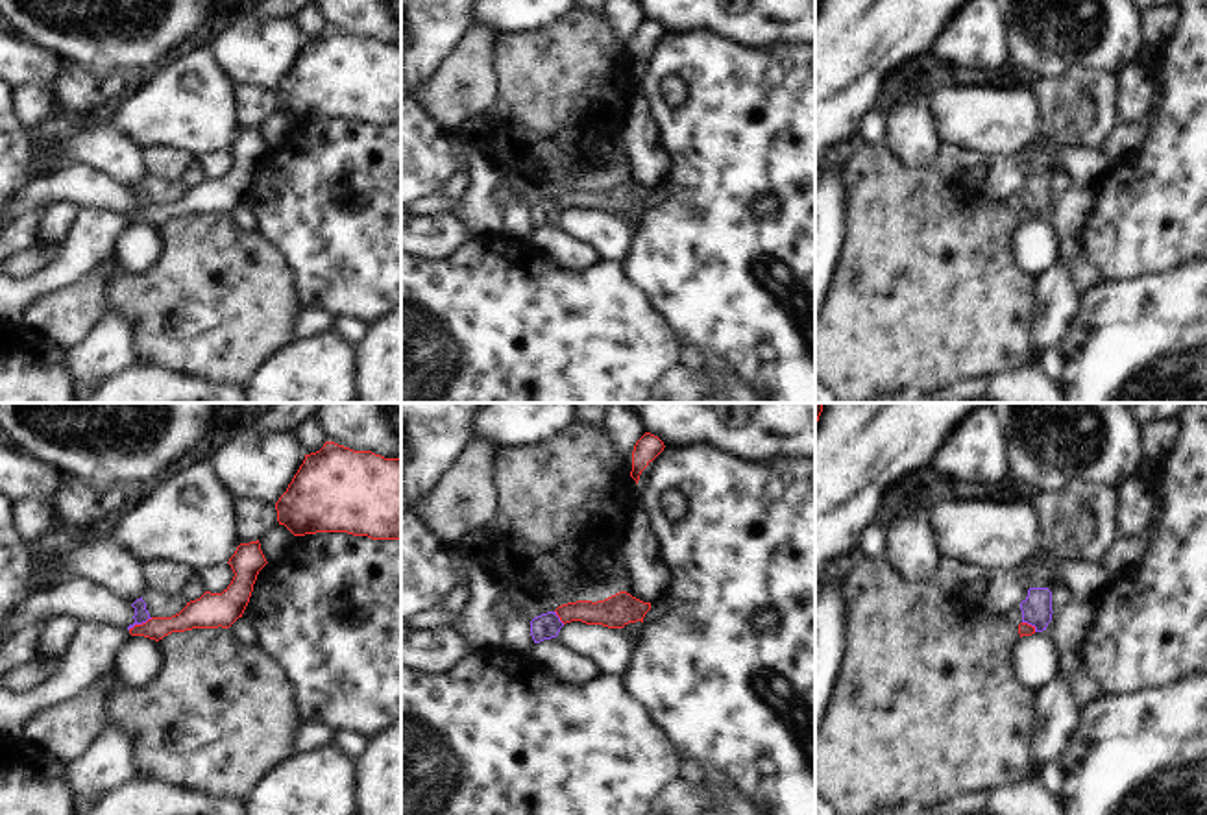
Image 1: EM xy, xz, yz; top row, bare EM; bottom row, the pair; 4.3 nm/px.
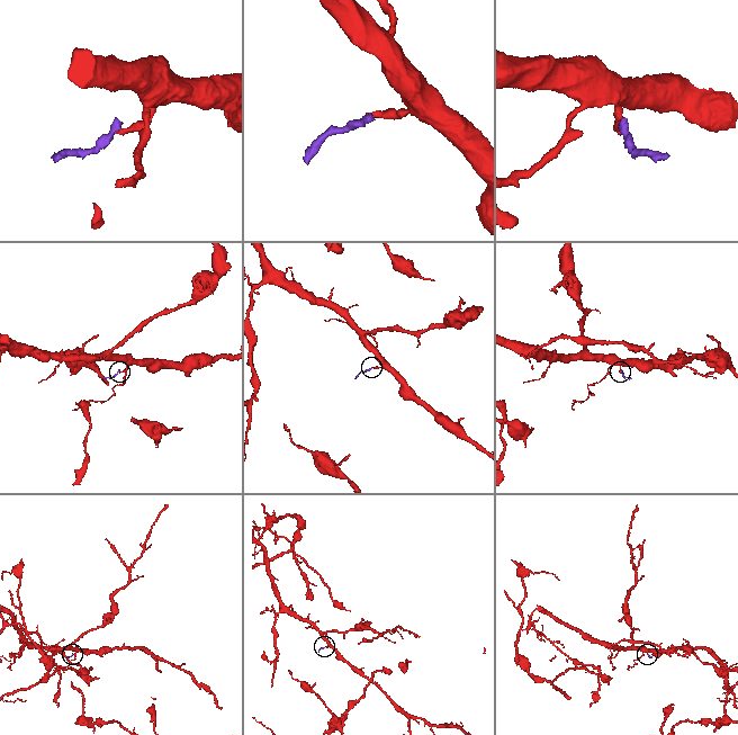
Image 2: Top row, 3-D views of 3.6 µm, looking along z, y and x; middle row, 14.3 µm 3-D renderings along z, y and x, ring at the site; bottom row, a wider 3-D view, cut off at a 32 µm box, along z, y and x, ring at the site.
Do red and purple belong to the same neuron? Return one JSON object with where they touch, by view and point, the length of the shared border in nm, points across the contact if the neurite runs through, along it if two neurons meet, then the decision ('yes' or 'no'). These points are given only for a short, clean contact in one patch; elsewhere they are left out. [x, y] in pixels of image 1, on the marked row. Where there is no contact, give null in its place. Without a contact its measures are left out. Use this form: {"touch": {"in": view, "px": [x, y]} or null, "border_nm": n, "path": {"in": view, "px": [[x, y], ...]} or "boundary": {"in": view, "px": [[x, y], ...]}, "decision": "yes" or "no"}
{"touch": {"in": "xy", "px": [139, 625]}, "border_nm": 120, "boundary": {"in": "xy", "px": [[152, 618], [128, 629]]}, "decision": "no"}

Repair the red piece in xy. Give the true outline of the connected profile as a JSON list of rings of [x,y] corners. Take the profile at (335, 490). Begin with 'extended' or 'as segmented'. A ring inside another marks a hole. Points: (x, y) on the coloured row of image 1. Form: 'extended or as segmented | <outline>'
as segmented | [[[325,442],[303,464],[275,503],[277,521],[294,536],[347,532],[372,540],[401,540],[401,460]]]

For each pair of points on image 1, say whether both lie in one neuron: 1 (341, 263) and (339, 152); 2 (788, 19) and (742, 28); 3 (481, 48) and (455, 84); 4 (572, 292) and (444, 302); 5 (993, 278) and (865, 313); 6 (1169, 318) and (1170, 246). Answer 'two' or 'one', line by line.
1: one
2: one
3: one
4: one
5: one
6: two

